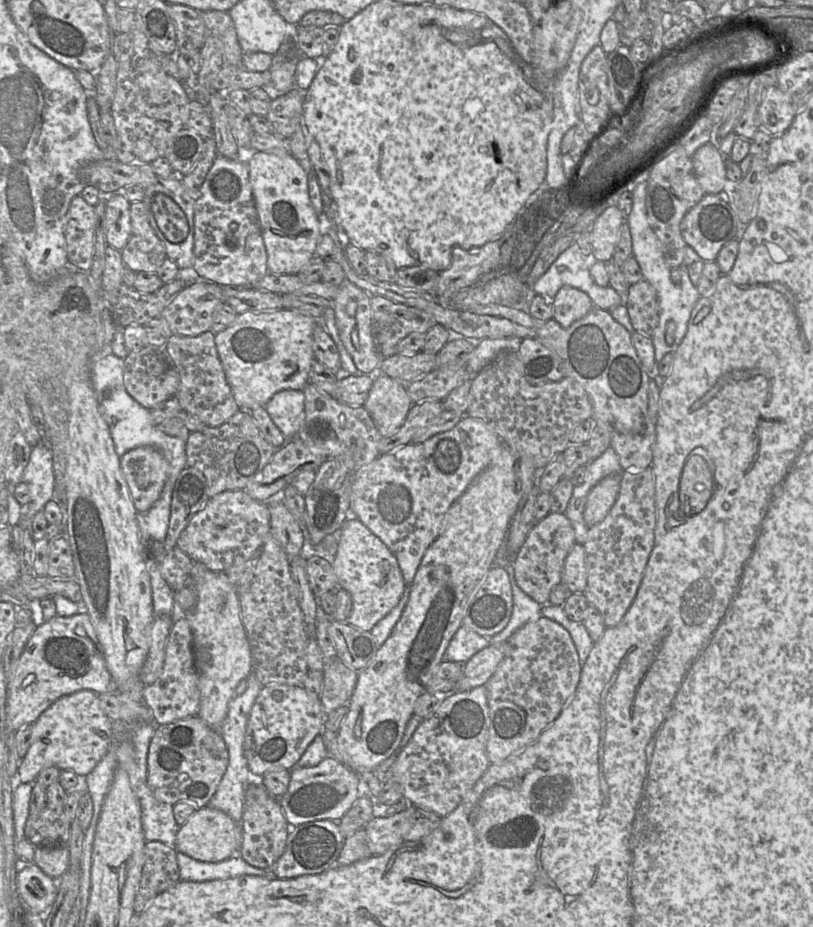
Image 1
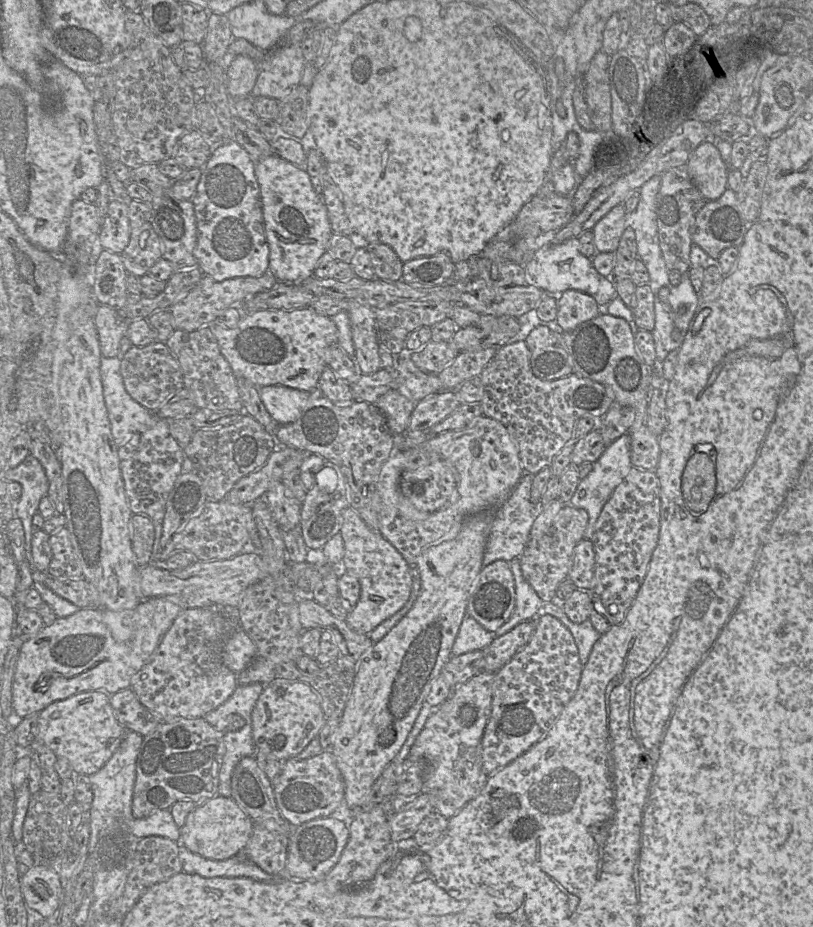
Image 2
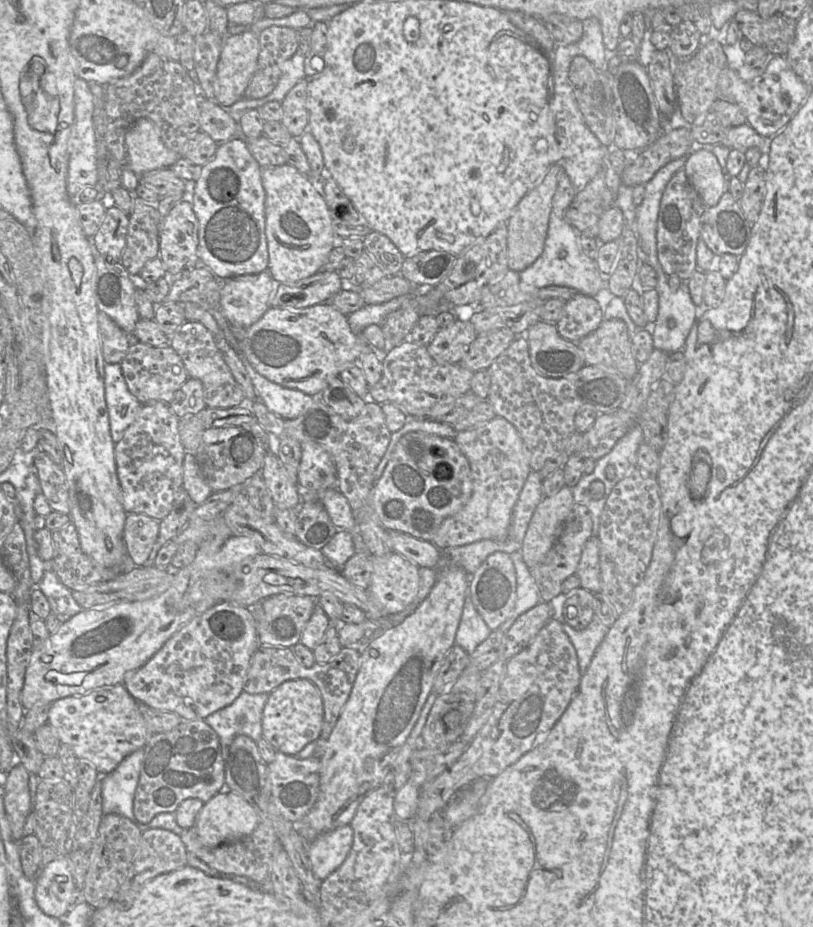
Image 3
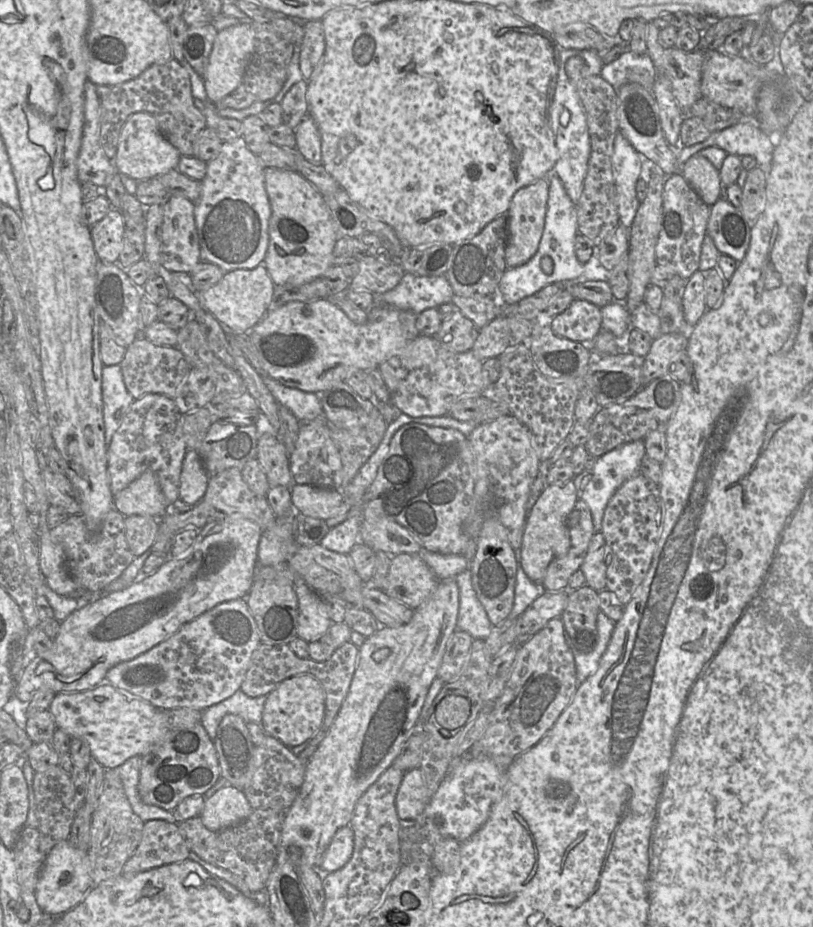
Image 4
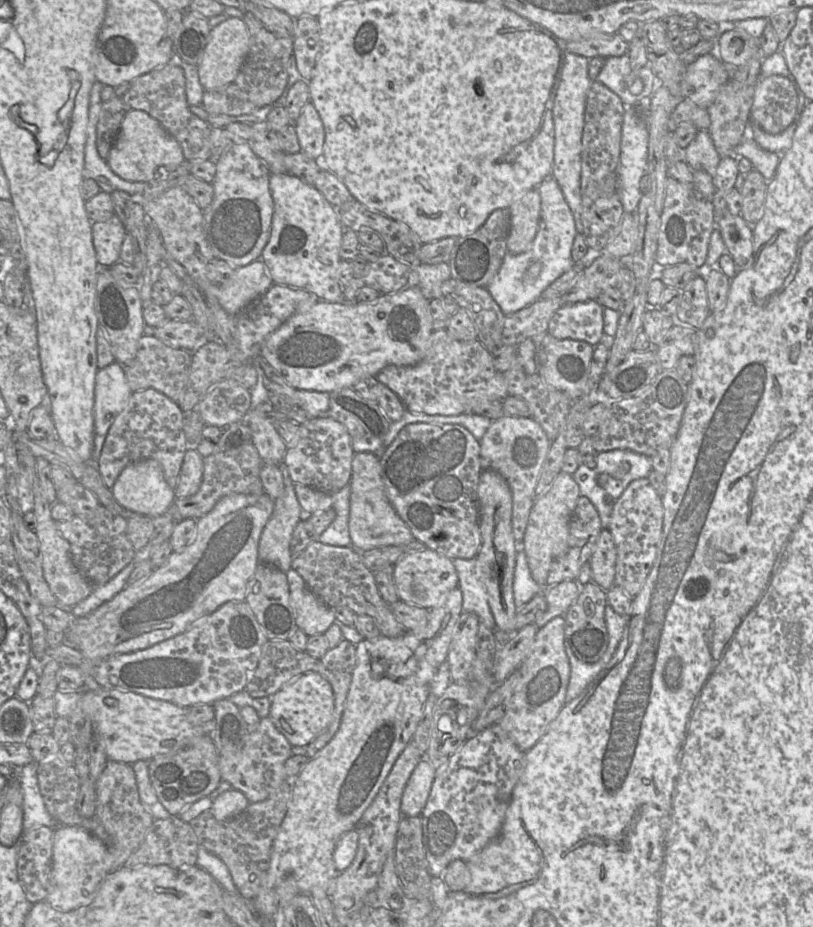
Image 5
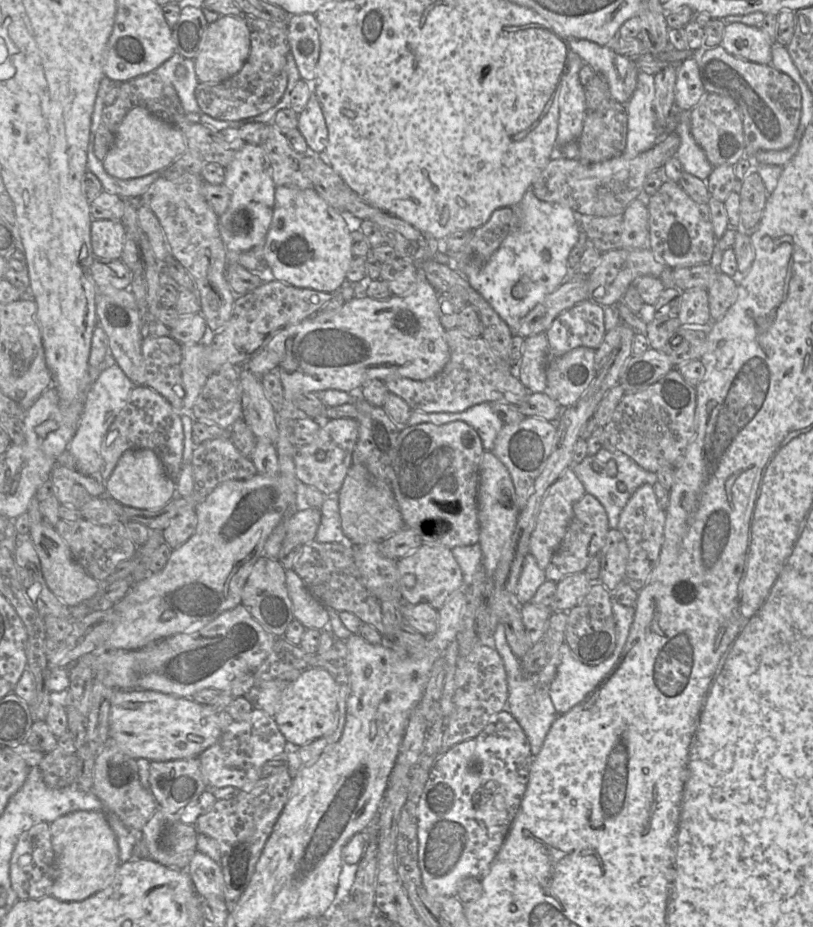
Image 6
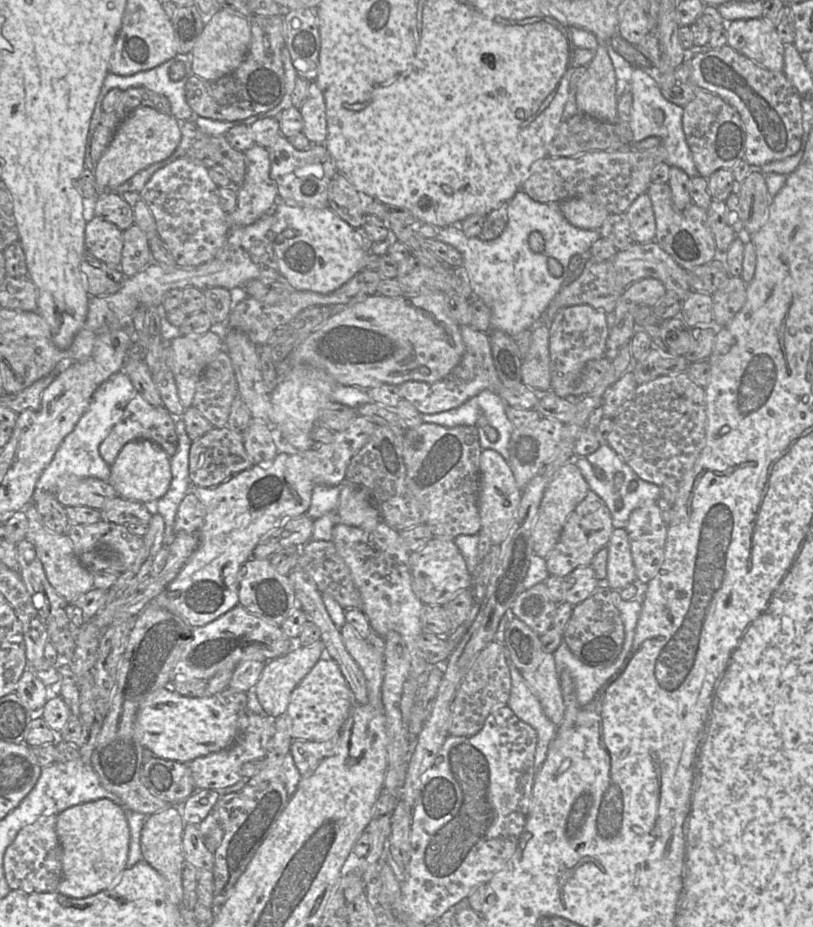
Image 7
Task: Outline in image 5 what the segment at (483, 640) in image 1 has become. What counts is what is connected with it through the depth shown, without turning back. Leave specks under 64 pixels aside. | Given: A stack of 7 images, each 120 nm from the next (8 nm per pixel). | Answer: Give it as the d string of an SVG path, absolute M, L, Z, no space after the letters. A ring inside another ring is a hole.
M456 558L452 562L458 575L458 588L462 592L463 612L476 614L479 623L484 624L494 633L496 624L487 601L477 558Z

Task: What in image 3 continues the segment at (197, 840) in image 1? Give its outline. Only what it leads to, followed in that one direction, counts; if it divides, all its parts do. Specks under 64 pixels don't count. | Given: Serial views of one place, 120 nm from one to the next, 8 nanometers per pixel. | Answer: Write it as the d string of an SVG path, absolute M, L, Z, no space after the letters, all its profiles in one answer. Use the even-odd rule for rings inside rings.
M228 791L203 803L194 826L205 846L217 847L251 834L259 822L255 809L243 797Z

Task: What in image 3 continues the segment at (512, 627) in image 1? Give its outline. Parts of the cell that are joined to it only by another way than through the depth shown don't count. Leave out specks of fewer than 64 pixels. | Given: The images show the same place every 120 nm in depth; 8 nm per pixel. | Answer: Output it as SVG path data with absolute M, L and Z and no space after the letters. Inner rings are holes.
M521 550L510 556L516 572L516 601L510 616L498 628L505 633L521 614L542 601L539 588L523 559Z

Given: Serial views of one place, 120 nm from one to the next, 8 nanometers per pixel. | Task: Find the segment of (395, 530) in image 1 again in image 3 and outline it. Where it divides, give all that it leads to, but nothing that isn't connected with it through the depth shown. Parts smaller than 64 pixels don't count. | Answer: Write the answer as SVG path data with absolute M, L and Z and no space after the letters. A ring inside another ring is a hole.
M496 415L484 424L457 432L454 441L470 463L473 491L460 511L443 520L431 542L443 550L483 539L505 540L513 508L532 470L521 436L512 423Z

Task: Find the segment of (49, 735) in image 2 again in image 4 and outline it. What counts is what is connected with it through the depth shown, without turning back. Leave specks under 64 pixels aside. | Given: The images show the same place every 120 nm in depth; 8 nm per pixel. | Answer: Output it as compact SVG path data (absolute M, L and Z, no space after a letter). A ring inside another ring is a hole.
M102 681L102 684L91 689L78 691L78 692L62 692L56 693L50 706L49 710L51 711L52 715L54 716L57 728L64 731L68 734L71 738L77 737L85 740L90 747L91 756L95 758L104 768L106 769L113 769L116 767L121 766L127 759L133 756L143 756L149 753L155 746L157 746L166 735L167 731L170 731L167 725L167 713L165 710L171 709L160 709L153 706L150 702L142 699L141 697L134 695L125 689L119 689L113 686L112 684Z

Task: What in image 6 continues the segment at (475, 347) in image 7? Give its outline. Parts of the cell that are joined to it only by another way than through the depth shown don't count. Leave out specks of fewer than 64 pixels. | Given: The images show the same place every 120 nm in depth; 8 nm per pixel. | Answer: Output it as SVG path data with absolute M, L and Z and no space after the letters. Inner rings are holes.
M456 327L445 330L444 337L449 347L450 359L437 375L426 380L398 377L383 381L389 392L401 397L411 410L457 413L483 402L508 402L519 406L527 399L530 392L515 372L498 367L481 336L467 336Z

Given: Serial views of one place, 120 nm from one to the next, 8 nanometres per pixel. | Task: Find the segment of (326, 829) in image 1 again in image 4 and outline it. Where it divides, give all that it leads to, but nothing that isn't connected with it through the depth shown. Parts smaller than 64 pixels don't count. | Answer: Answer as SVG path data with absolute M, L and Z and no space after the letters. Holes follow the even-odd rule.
M349 825L339 828L323 855L320 871L330 873L341 869L350 860L353 850L353 829Z

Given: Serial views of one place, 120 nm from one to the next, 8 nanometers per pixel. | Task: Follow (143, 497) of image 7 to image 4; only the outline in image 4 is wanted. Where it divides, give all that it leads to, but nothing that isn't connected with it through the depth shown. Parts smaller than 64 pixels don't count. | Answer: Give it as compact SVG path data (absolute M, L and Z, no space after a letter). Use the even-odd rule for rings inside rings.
M146 471L113 498L114 508L123 516L149 516L162 519L168 512L167 501L154 472Z

